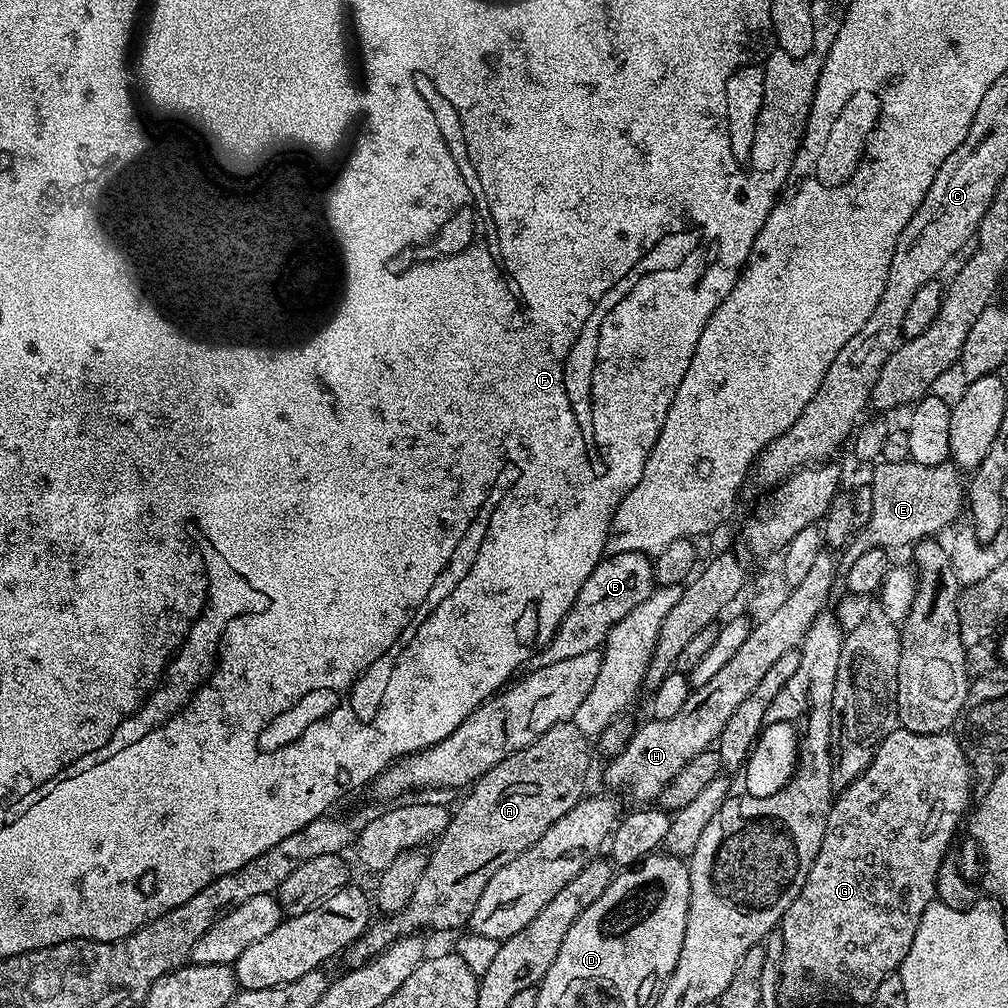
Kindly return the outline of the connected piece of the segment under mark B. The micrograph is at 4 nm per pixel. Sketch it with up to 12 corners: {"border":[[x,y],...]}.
{"border":[[614,552],[594,566],[535,667],[595,652],[650,598],[653,561]]}

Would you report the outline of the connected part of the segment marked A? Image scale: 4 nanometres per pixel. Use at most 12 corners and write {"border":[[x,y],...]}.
{"border":[[555,724],[467,789],[414,898],[343,953],[463,929],[486,882],[584,799],[589,737]]}

